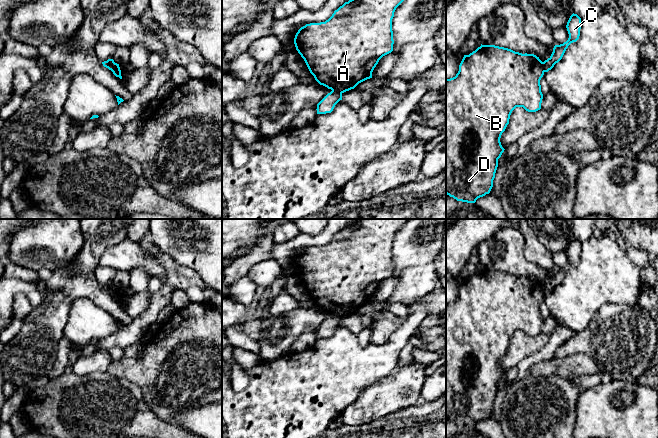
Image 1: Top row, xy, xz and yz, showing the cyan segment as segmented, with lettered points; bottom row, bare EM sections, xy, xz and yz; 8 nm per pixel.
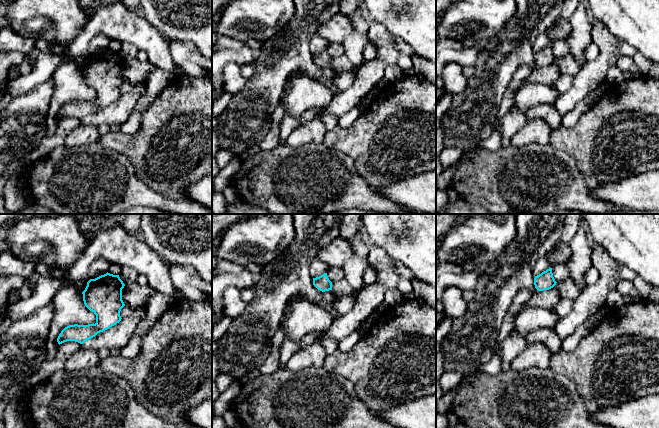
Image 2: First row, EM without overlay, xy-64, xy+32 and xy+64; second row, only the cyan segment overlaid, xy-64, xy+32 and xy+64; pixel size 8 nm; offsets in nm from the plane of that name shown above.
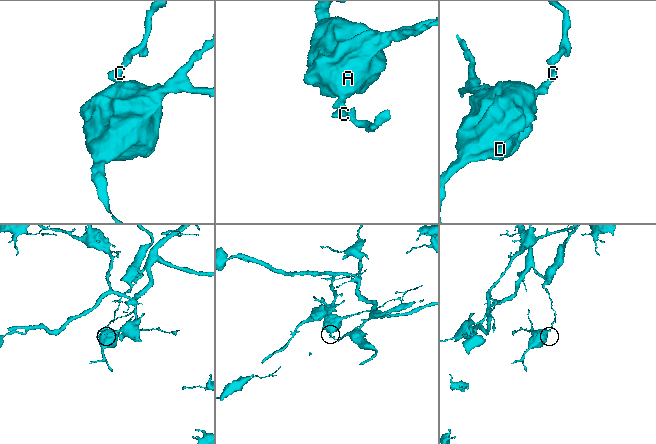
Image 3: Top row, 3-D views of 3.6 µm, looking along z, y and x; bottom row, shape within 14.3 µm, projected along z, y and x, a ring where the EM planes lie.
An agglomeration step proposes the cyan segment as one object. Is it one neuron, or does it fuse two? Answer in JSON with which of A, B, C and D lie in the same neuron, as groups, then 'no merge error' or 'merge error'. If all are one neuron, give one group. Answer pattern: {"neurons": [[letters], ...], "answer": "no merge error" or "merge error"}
{"neurons": [["A", "B", "D"], ["C"]], "answer": "merge error"}

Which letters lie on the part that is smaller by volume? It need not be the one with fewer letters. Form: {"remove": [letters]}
{"remove": ["A", "B", "D"]}

